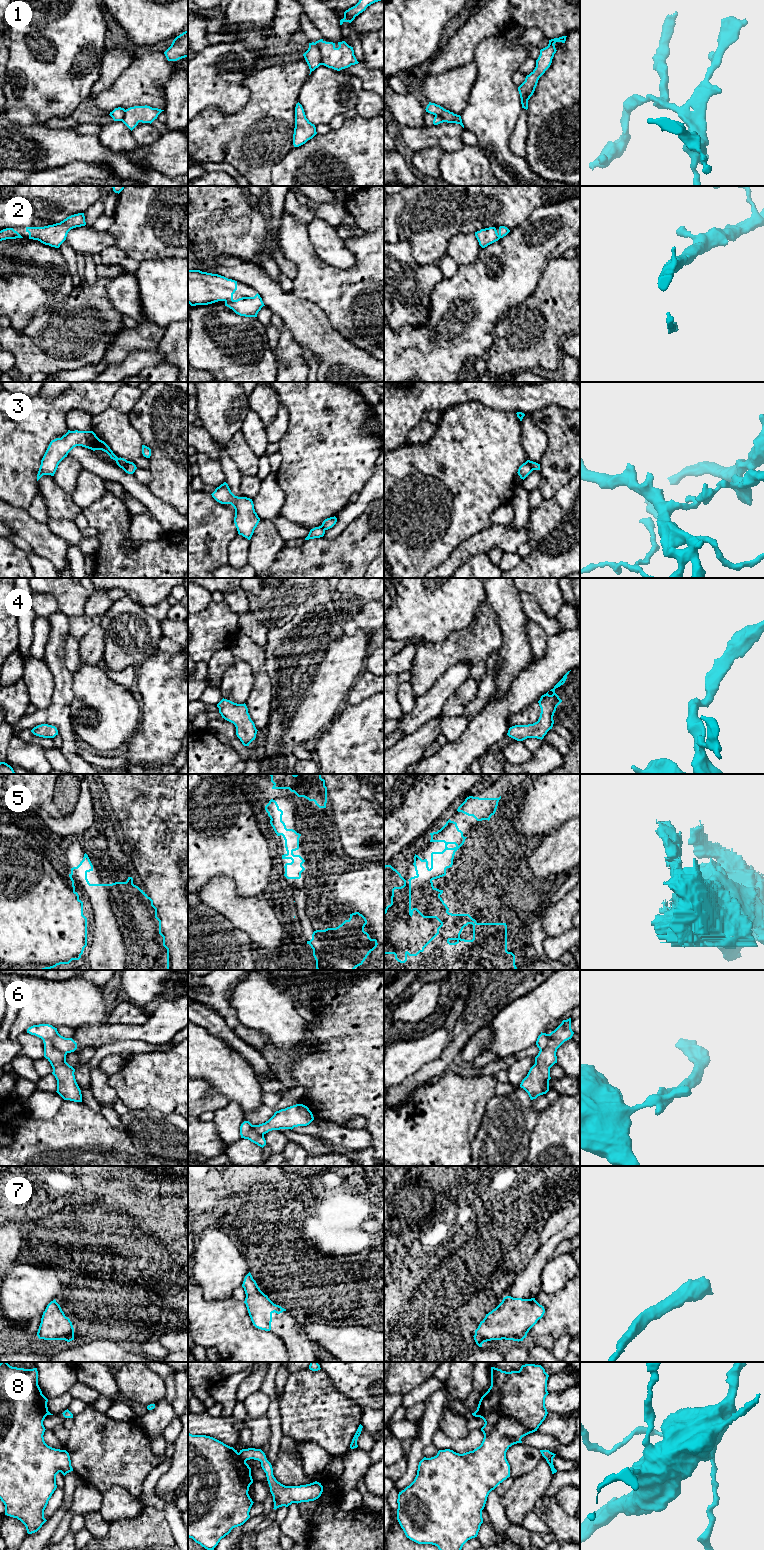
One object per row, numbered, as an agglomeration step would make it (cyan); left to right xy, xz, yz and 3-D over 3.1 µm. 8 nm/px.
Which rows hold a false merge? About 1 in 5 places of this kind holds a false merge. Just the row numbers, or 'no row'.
1, 3, 6, 8

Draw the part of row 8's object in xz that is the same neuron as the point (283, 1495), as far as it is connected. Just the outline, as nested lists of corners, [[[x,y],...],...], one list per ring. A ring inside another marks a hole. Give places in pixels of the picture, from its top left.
[[[248,1448],[239,1452],[240,1459],[247,1461],[250,1459],[261,1462],[261,1467],[266,1473],[270,1492],[273,1496],[274,1508],[285,1506],[288,1507],[292,1503],[309,1502],[318,1499],[322,1492],[323,1486],[315,1481],[310,1484],[300,1486],[285,1486],[278,1482],[273,1475],[271,1463],[267,1460],[265,1453],[261,1449]]]

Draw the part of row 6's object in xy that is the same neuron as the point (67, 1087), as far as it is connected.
[[[43,1040],[44,1057],[50,1062],[57,1080],[57,1093],[64,1099],[74,1102],[82,1102],[81,1090],[75,1079],[75,1069],[66,1062],[66,1053],[60,1051],[49,1040]]]

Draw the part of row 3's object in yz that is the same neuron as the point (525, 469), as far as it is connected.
[[[527,460],[519,467],[517,473],[520,476],[520,478],[524,480],[532,471],[533,468],[531,466],[530,460]]]

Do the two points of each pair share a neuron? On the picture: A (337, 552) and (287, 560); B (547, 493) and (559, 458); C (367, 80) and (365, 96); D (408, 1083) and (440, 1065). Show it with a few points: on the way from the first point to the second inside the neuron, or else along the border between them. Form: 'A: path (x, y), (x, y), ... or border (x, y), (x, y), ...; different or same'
A: path (325, 560), (299, 560); same
B: path (549, 484), (559, 467); same
C: border (363, 88), (370, 89), (373, 92); different
D: path (416, 1080), (432, 1069); same

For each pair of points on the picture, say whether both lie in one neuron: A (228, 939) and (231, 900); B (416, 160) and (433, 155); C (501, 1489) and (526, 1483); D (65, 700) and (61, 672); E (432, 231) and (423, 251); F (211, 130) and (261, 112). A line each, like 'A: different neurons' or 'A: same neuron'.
A: different neurons
B: same neuron
C: different neurons
D: same neuron
E: same neuron
F: same neuron

